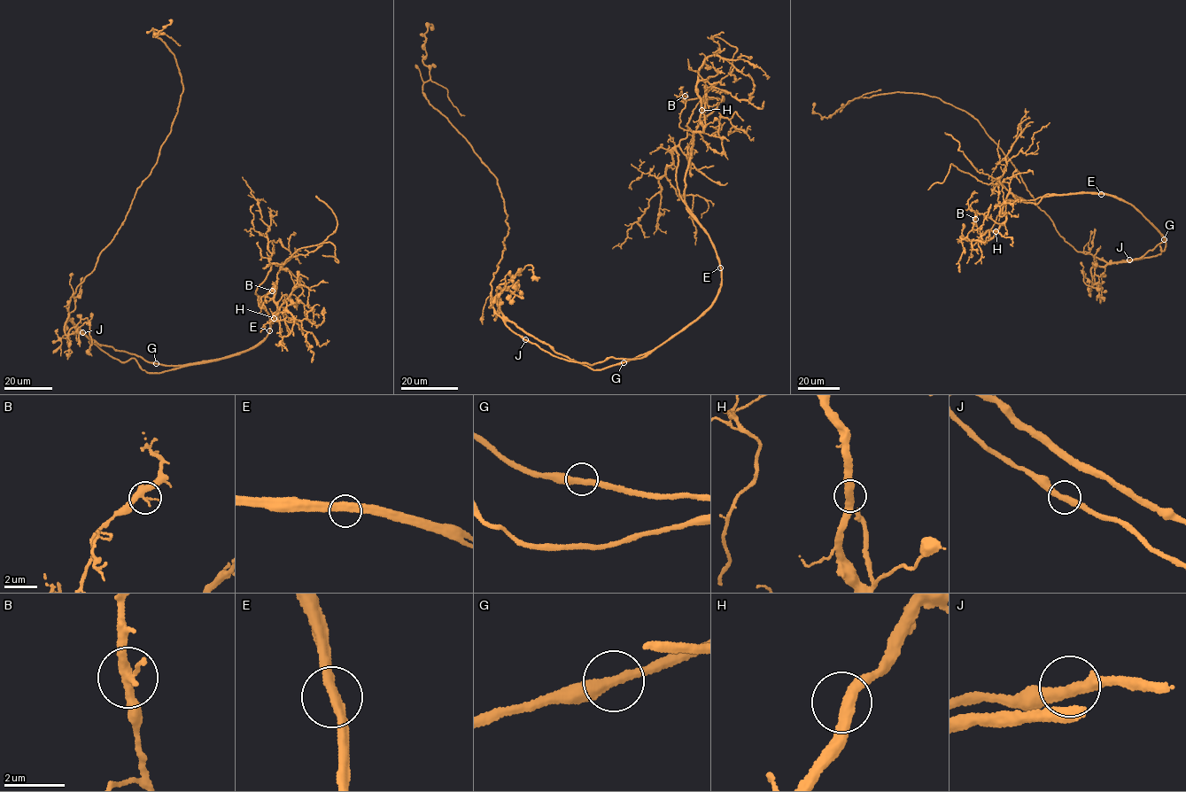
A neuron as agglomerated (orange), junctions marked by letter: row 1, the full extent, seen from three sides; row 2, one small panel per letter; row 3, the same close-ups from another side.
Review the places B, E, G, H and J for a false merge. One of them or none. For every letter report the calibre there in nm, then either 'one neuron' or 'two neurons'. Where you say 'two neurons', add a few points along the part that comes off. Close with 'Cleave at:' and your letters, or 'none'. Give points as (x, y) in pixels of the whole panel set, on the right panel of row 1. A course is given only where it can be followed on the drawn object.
B: 340 nm | one neuron
E: 360 nm | two neurons | (1101, 194), (1163, 236), (1159, 254), (1077, 252), (979, 122), (938, 98), (856, 97), (826, 117), (815, 103)
G: 360 nm | one neuron
H: 380 nm | one neuron
J: 360 nm | one neuron
Cleave at: E

